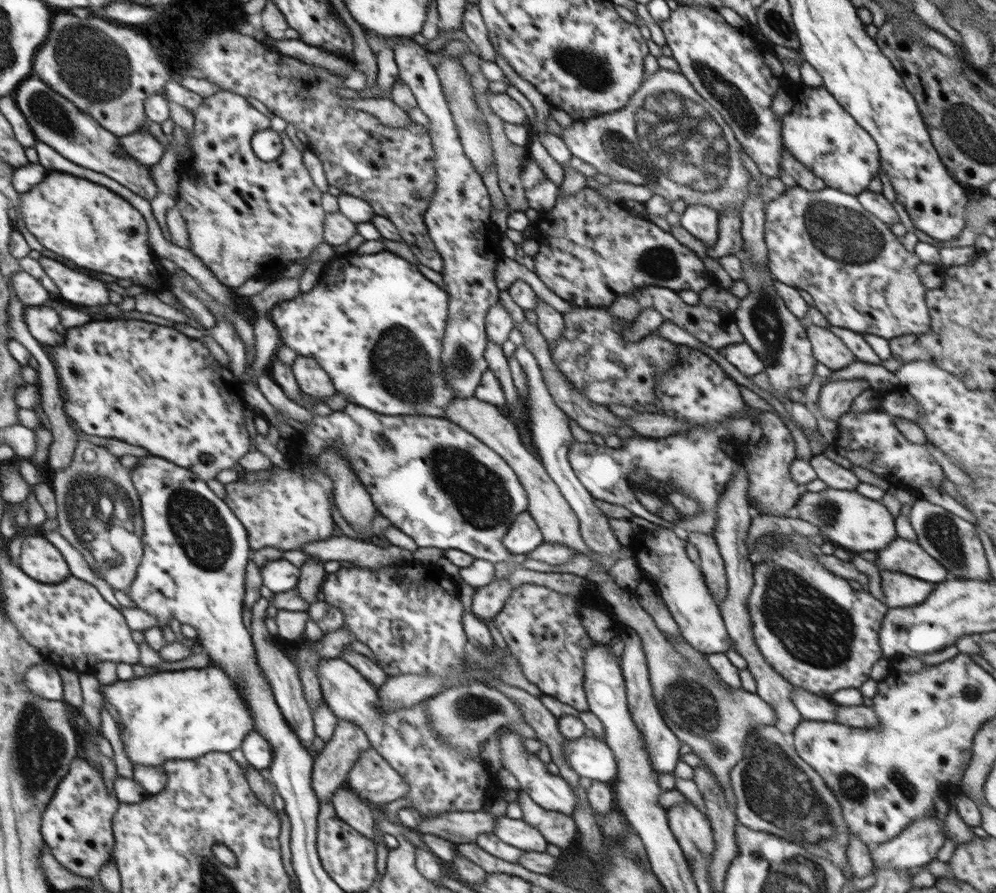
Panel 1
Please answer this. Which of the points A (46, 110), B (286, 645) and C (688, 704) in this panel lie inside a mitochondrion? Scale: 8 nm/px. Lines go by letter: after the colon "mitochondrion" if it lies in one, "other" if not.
A: mitochondrion
B: other
C: mitochondrion

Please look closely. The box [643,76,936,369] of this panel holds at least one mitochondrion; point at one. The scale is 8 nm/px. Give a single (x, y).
(839, 232)

